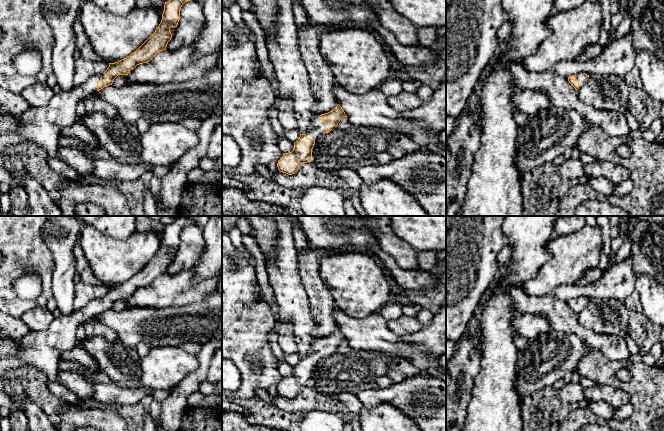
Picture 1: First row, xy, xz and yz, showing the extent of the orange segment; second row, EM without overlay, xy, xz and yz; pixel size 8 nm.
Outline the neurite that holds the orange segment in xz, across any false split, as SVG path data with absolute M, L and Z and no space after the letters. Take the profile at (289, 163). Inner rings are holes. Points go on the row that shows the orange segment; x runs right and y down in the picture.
M339 104L332 111L316 116L312 120L311 130L301 134L294 143L293 151L283 153L277 163L279 171L292 175L298 171L303 163L310 162L316 139L335 129L343 117L347 117L347 115Z

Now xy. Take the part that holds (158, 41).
M191 0L165 2L161 23L136 51L118 62L109 63L103 74L89 78L82 85L55 93L45 106L29 107L18 116L20 127L14 134L42 147L49 157L57 158L61 130L77 122L77 103L88 94L112 85L118 75L128 75L137 65L149 62L158 52L165 50L172 38L170 28L177 27L180 9L187 1Z

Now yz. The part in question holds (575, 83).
M581 73L581 74L572 75L568 77L568 81L576 90L578 90L586 83L588 78L589 78L589 75L585 73Z

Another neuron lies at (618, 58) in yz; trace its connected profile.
M628 32L604 48L595 58L561 61L555 64L552 71L566 78L581 73L589 76L617 75L624 78L635 67L635 58L632 35Z

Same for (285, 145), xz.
M278 135L277 144L282 153L293 151L294 143L288 140L285 136Z

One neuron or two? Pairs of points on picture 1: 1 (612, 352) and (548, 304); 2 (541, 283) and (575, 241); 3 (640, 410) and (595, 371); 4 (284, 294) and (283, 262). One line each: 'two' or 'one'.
1: one
2: one
3: one
4: one

